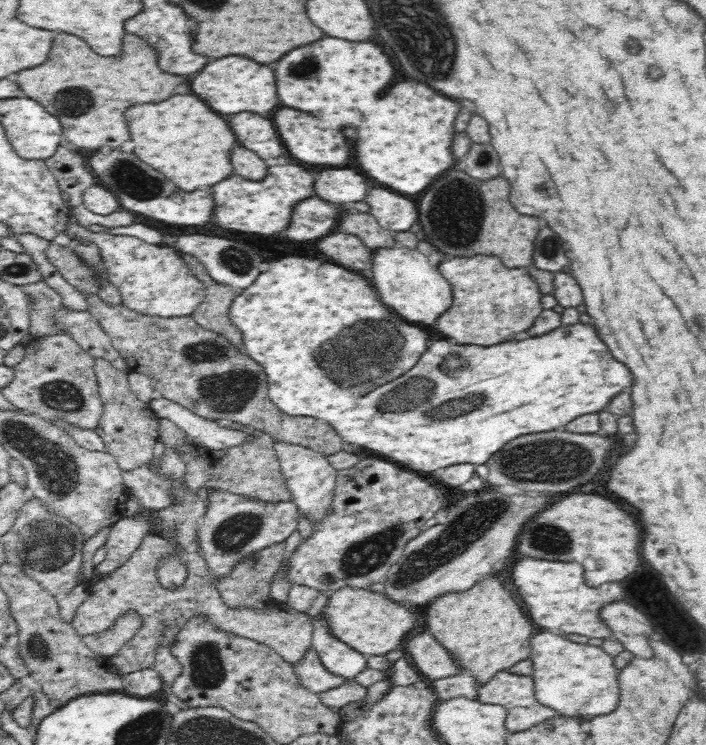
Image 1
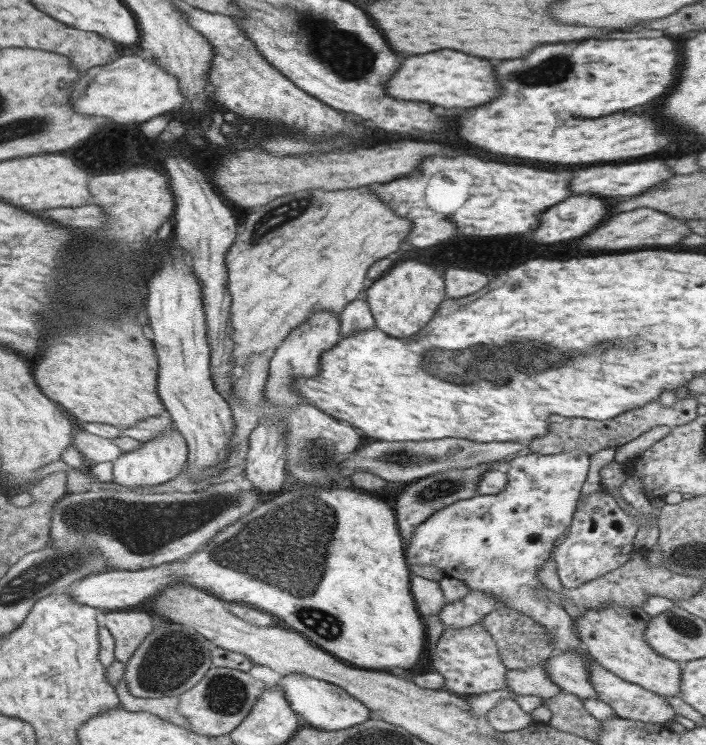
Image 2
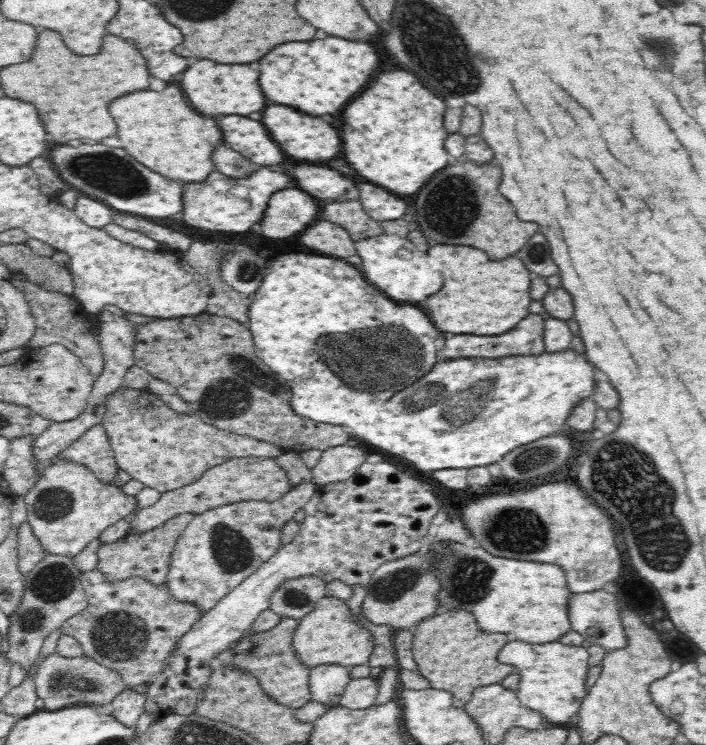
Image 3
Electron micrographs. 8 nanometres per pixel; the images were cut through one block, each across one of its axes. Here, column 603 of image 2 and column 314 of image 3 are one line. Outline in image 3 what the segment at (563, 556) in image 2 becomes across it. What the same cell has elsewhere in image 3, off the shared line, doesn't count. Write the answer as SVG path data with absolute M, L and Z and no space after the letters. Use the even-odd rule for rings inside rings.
M370 458L358 468L358 472L352 478L348 478L344 482L328 484L322 490L318 490L312 496L312 500L304 506L304 510L306 510L306 518L300 522L300 532L294 538L294 542L284 544L272 556L272 560L262 564L238 588L234 588L228 596L224 596L224 600L220 600L212 610L202 614L200 620L192 626L192 630L178 642L180 648L170 656L164 670L156 676L154 682L146 684L144 698L146 698L148 714L154 714L158 720L164 716L172 716L172 714L178 714L178 716L198 714L196 702L202 700L202 690L208 686L208 678L210 678L208 664L212 664L212 660L218 660L220 654L228 652L230 648L236 646L236 642L240 642L244 638L244 634L254 626L254 620L258 618L258 614L262 610L270 608L272 594L286 580L302 578L302 576L318 576L318 578L326 580L326 584L332 580L342 580L350 586L352 584L366 586L382 564L392 562L396 558L410 556L414 552L420 552L426 546L430 522L436 516L436 512L440 510L440 502L430 492L430 486L424 480L420 480L418 474L414 476L410 468L404 470L388 460Z

